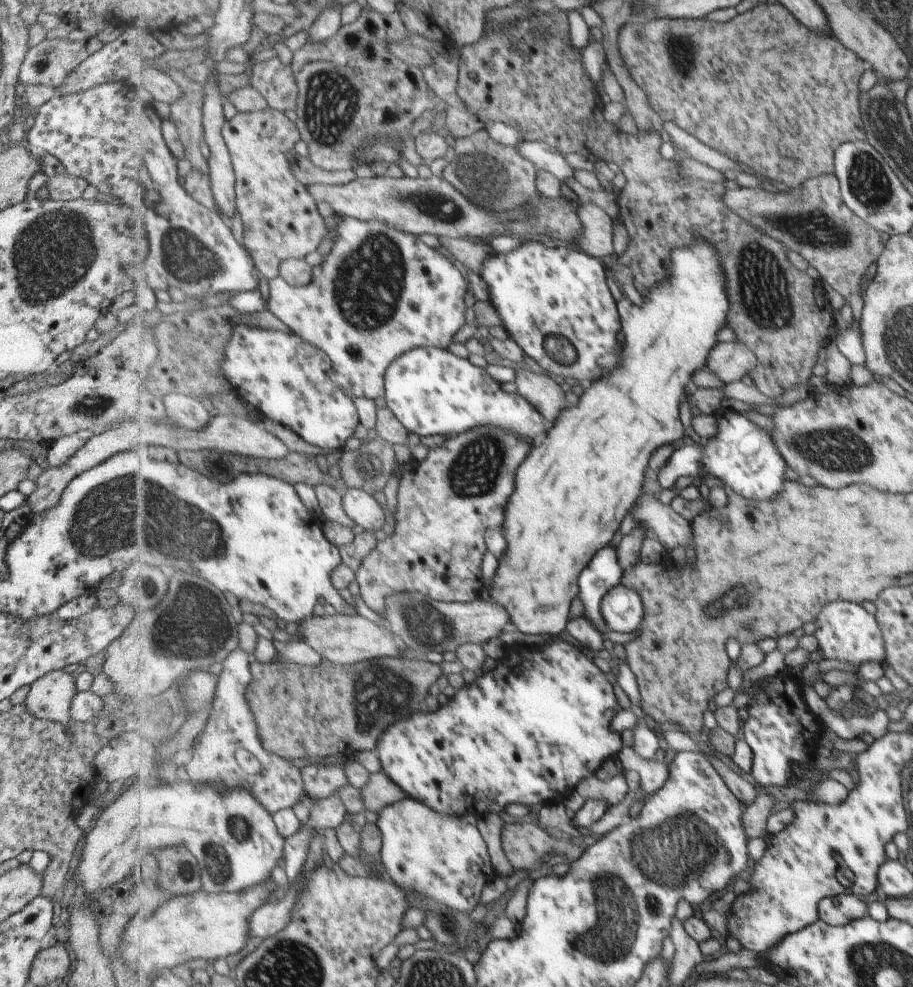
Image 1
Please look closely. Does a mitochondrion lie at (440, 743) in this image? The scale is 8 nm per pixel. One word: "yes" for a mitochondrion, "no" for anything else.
no

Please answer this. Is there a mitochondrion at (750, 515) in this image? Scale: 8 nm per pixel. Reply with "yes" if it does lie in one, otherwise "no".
no

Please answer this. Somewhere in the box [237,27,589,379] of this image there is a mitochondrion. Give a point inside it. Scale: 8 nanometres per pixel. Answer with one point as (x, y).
(367, 281)

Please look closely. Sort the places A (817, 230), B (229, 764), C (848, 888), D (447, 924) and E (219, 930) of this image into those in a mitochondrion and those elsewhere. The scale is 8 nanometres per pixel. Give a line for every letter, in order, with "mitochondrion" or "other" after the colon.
A: mitochondrion
B: mitochondrion
C: other
D: mitochondrion
E: other

